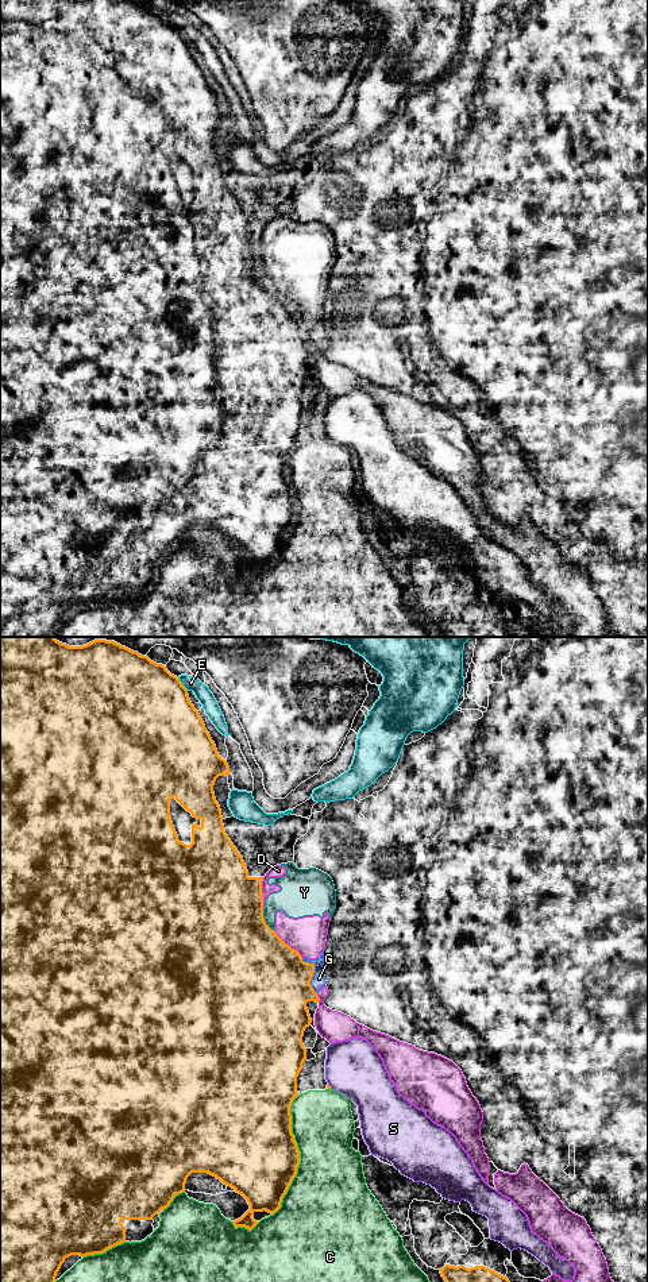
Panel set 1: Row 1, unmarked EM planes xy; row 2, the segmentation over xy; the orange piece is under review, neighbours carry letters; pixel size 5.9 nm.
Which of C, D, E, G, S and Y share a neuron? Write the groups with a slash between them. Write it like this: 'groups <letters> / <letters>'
groups C / D G Y / E / S

